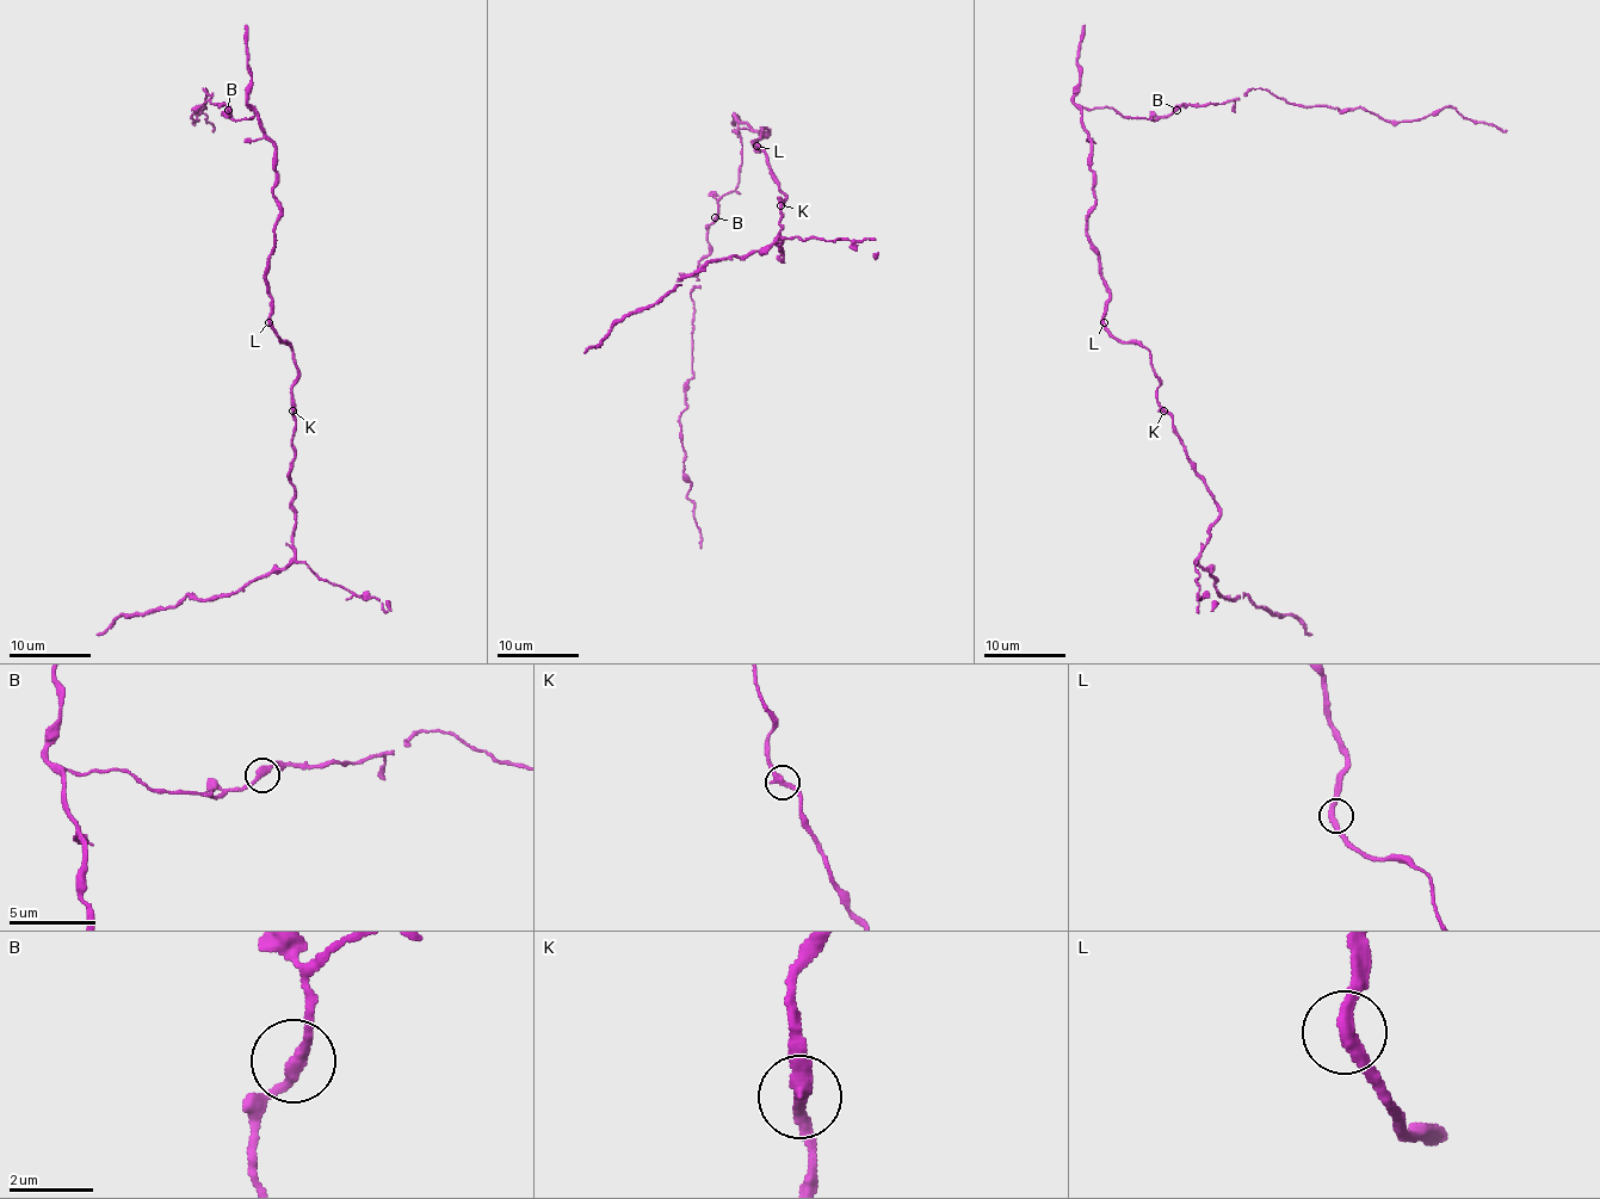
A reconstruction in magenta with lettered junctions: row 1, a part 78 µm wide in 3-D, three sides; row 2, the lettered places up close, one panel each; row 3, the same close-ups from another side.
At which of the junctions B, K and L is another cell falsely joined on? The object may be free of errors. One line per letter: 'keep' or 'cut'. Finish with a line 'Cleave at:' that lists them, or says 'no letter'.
B: keep
K: keep
L: keep
Cleave at: no letter

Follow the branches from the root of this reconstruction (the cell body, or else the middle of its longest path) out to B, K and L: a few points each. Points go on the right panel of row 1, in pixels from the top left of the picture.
B: (1097, 247), (1086, 232), (1094, 204), (1094, 172), (1081, 110), (1112, 107), (1123, 116), (1151, 119), (1177, 110)
K: (1097, 247), (1109, 292), (1104, 326), (1117, 338), (1140, 342), (1149, 352), (1160, 383), (1157, 405), (1165, 411)
L: (1097, 247), (1109, 292), (1104, 322)

